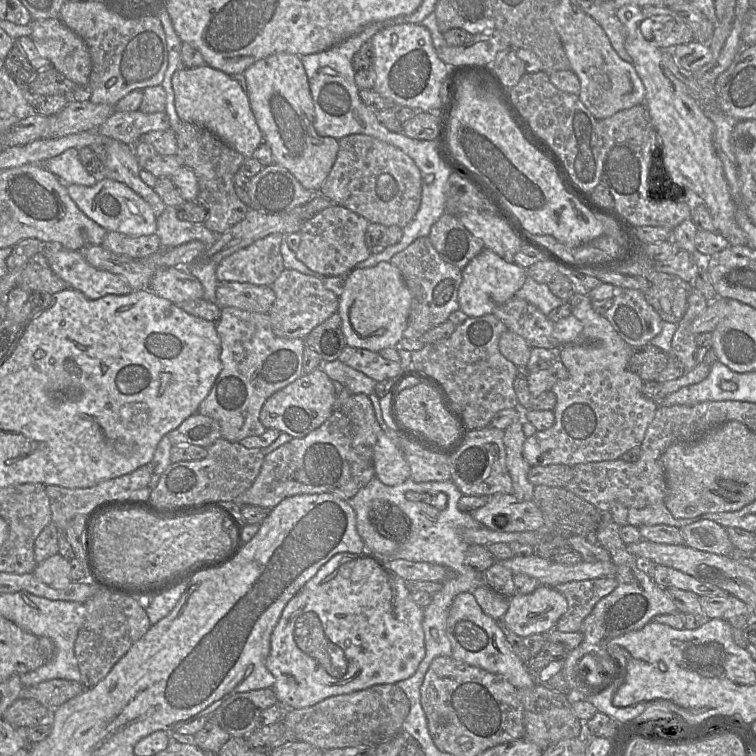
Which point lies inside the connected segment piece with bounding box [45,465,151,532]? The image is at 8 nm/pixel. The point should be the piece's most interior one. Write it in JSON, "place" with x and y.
{"place":[65,503]}

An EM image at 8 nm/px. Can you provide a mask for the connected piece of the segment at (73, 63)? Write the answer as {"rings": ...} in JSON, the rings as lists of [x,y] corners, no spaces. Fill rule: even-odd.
{"rings":[[[47,18],[31,21],[31,38],[41,54],[51,62],[51,66],[61,72],[66,78],[79,86],[89,83],[92,70],[92,60],[85,41],[68,28],[59,18]]]}

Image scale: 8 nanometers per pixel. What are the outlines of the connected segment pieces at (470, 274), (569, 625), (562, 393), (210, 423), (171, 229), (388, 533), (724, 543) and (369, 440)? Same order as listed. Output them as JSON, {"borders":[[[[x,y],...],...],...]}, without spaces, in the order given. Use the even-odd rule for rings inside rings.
{"borders":[[[[484,248],[462,270],[462,283],[458,290],[459,310],[468,317],[493,314],[496,307],[515,296],[523,287],[527,276],[527,269],[515,262],[506,262],[493,251]]],[[[603,577],[572,581],[553,587],[566,597],[568,603],[567,611],[560,617],[555,629],[566,633],[579,632],[584,619],[598,601],[610,594],[617,585],[616,577]]],[[[574,293],[569,303],[571,313],[583,324],[583,331],[577,341],[559,348],[559,360],[568,370],[569,376],[558,381],[551,390],[556,396],[553,410],[555,421],[552,427],[537,431],[525,439],[522,453],[531,467],[552,464],[574,467],[582,463],[620,459],[624,453],[642,444],[648,426],[661,407],[643,395],[645,382],[628,369],[634,347],[618,335],[605,317],[594,311],[589,294]]],[[[196,412],[178,428],[167,433],[167,436],[173,446],[196,445],[208,448],[221,438],[221,428],[215,419]]],[[[166,206],[157,218],[157,231],[161,248],[176,247],[191,241],[200,241],[208,248],[218,239],[218,235],[208,230],[203,223],[192,223],[180,220],[177,209]]],[[[387,501],[372,502],[370,519],[378,533],[389,540],[403,543],[411,535],[409,517],[399,507]]],[[[700,520],[680,528],[684,544],[710,553],[729,555],[734,546],[726,527],[713,520]]],[[[351,394],[343,404],[335,406],[330,417],[317,429],[303,438],[293,438],[267,454],[252,486],[233,502],[239,507],[253,505],[273,509],[285,498],[299,494],[318,493],[330,493],[348,501],[375,476],[374,447],[381,431],[383,429],[376,419],[369,396]]]]}

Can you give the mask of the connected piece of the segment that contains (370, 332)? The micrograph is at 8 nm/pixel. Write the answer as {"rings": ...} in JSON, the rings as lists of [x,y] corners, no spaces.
{"rings":[[[380,262],[370,268],[355,268],[348,272],[344,291],[339,297],[337,313],[342,319],[343,334],[346,344],[350,347],[379,352],[385,348],[395,348],[403,338],[407,328],[411,307],[411,294],[397,267],[390,262]]]}

